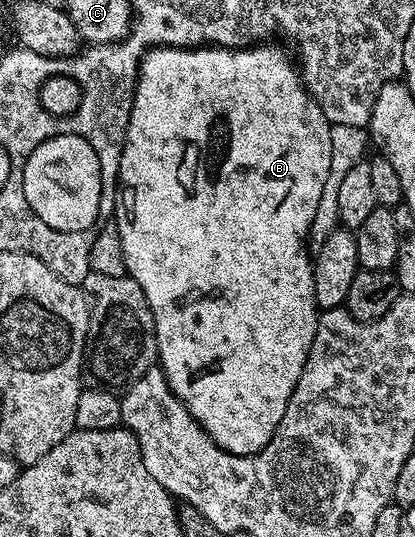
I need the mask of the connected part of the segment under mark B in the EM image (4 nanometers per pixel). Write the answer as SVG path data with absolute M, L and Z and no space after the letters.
M269 44L247 48L162 48L146 51L137 70L137 85L129 124L125 128L125 144L121 147L117 171L117 201L112 219L123 242L123 262L128 276L143 290L151 306L157 335L157 360L165 373L169 388L199 421L205 433L220 448L236 456L254 456L271 442L283 410L303 374L311 342L315 338L319 309L315 302L313 261L307 247L311 218L319 207L319 197L331 170L331 125L323 110L305 89L298 65L293 64L277 48Z

